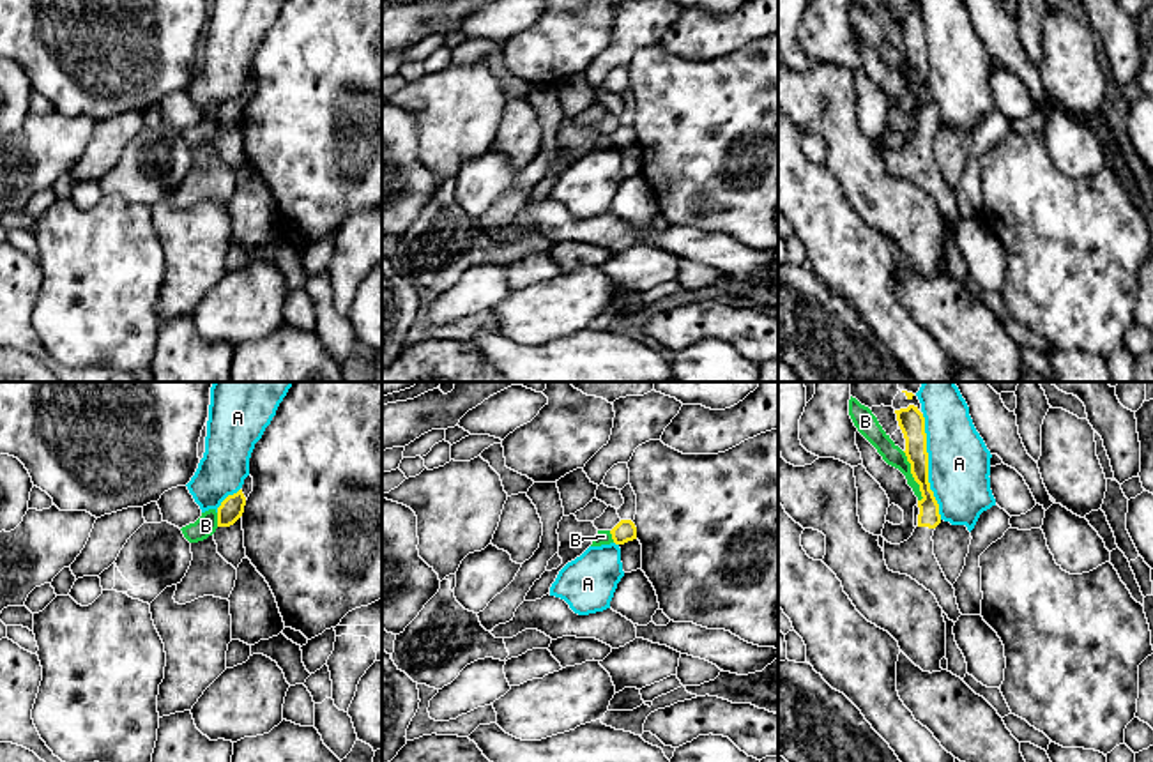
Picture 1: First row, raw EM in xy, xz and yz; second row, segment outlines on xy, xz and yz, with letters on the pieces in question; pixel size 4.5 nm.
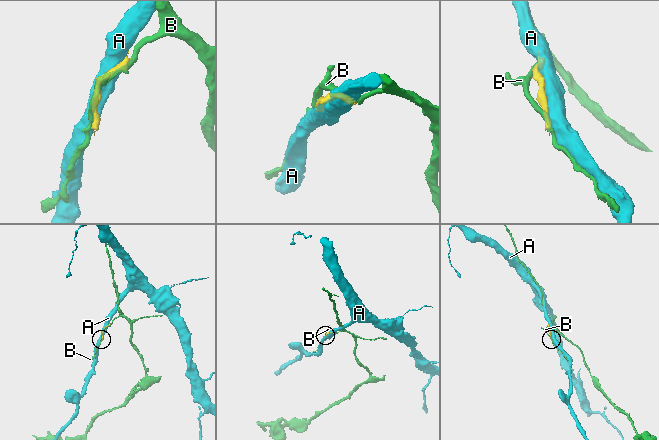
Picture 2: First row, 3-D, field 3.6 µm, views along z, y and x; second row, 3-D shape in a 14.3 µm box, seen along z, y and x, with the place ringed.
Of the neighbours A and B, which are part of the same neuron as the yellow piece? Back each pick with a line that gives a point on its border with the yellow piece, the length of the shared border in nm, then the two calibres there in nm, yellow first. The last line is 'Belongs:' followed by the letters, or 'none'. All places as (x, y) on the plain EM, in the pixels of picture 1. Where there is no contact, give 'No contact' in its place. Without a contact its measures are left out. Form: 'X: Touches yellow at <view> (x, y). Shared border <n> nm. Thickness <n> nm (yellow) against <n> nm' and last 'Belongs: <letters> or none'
Belongs: none

